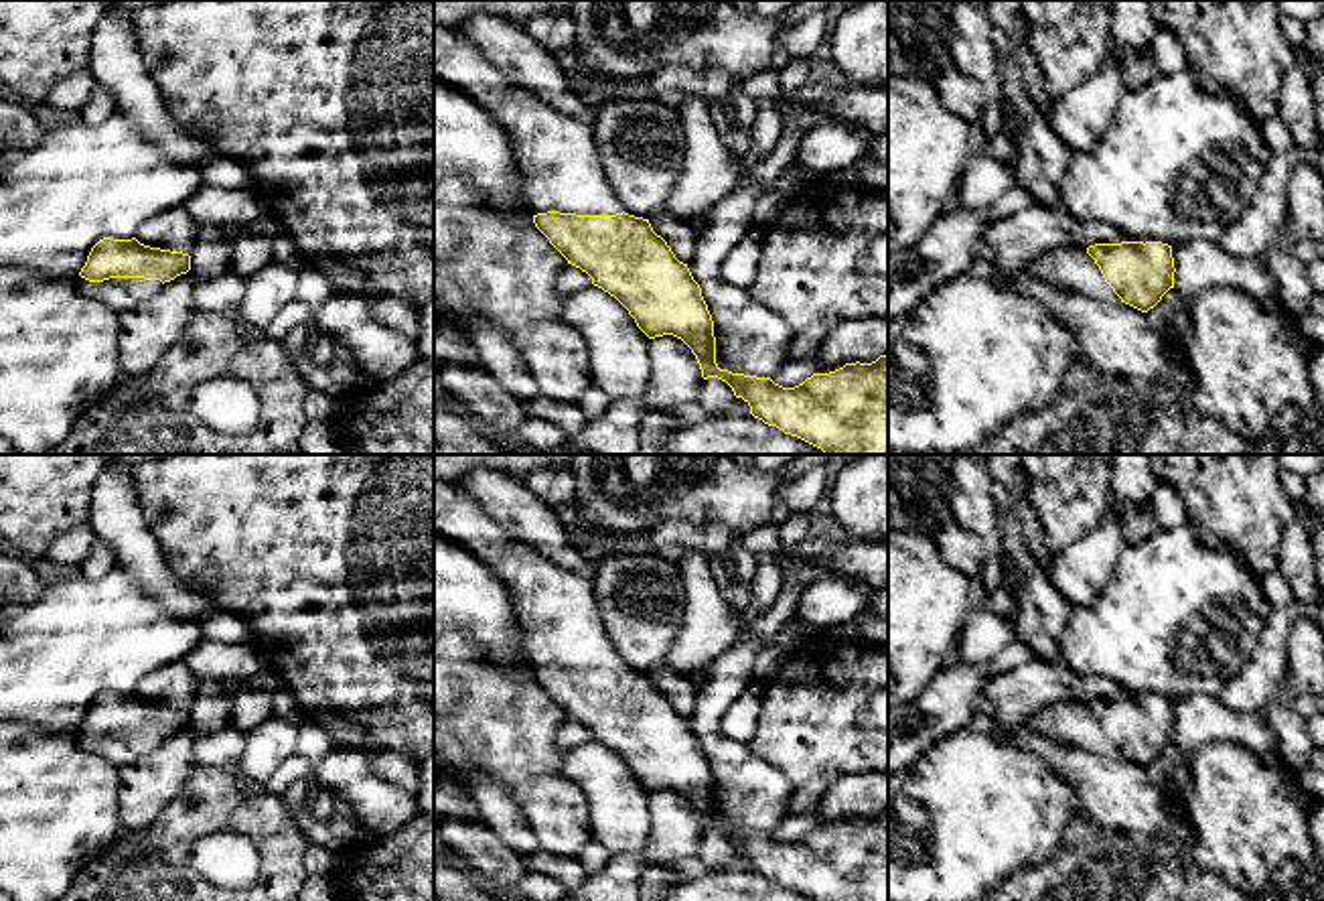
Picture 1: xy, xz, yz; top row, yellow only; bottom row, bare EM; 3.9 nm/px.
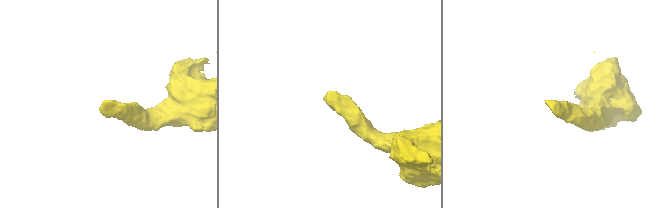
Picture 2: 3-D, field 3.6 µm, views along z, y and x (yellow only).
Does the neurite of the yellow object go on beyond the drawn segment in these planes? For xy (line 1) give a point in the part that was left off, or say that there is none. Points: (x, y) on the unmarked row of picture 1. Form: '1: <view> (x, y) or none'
1: xy (120, 749)

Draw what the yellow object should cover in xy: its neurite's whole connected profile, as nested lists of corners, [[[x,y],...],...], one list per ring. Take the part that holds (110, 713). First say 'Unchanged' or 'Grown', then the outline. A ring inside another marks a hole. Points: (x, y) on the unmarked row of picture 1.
Grown. [[[103,692],[91,702],[77,743],[112,767],[124,769],[152,753],[164,737],[189,724],[189,708],[150,702],[136,692]]]

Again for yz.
Grown. [[[1162,696],[1056,702],[1026,716],[1026,722],[1060,745],[1107,759],[1125,757],[1142,767],[1174,743],[1176,726],[1172,700]]]

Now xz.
Grown. [[[434,481],[434,532],[466,548],[507,584],[535,682],[568,718],[586,726],[594,741],[614,751],[649,793],[663,789],[681,793],[695,810],[704,834],[718,832],[726,836],[734,850],[750,860],[754,873],[768,881],[777,881],[785,889],[797,891],[813,901],[888,901],[888,808],[872,818],[856,816],[829,828],[813,828],[795,842],[783,842],[770,832],[720,824],[716,818],[714,775],[700,739],[693,735],[687,718],[679,716],[667,696],[653,686],[649,674],[622,666],[618,651],[606,635],[592,582],[549,562],[531,546],[515,540],[474,497],[450,483]]]

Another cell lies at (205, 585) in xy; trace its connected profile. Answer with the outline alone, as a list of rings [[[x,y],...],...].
[[[207,572],[203,576],[195,578],[182,578],[187,588],[191,593],[197,593],[203,597],[205,605],[213,611],[227,611],[221,601],[217,599],[217,576],[213,572]]]

